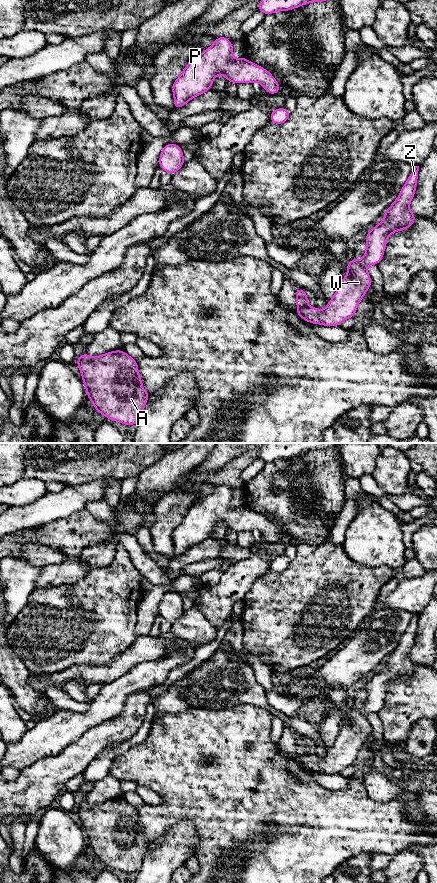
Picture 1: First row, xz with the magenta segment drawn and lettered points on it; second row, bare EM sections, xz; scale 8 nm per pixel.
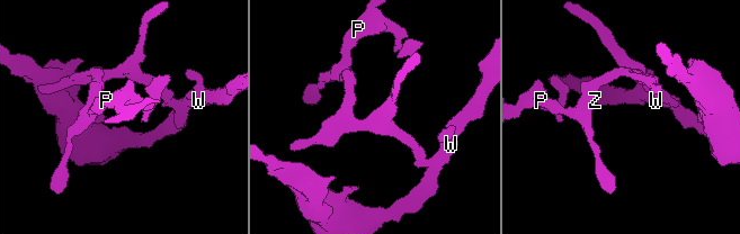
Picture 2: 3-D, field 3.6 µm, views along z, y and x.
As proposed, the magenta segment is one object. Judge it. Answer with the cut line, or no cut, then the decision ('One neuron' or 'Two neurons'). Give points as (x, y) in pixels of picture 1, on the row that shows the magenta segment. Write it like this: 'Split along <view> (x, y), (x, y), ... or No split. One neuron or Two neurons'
Split along xz (307, 306), (298, 309). Two neurons

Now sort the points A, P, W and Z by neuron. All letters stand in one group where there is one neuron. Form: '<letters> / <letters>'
A W Z / P

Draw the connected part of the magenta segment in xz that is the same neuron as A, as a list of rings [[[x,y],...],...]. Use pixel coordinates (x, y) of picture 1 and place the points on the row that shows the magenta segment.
[[[119,349],[93,358],[84,352],[76,363],[95,410],[127,426],[139,424],[151,394],[142,388],[135,359]]]

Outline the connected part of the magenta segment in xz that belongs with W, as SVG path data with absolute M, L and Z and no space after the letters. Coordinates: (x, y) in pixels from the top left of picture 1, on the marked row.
M419 166L413 171L393 204L385 211L381 223L366 233L366 253L361 260L351 259L347 264L348 273L342 279L334 297L328 301L325 310L316 307L297 309L298 316L305 321L325 326L340 326L341 323L354 317L357 306L368 291L372 279L366 267L377 265L383 258L389 236L399 230L410 228L417 218L409 209L418 179Z

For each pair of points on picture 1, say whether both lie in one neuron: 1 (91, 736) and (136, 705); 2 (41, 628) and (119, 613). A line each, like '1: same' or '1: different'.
1: same
2: same

